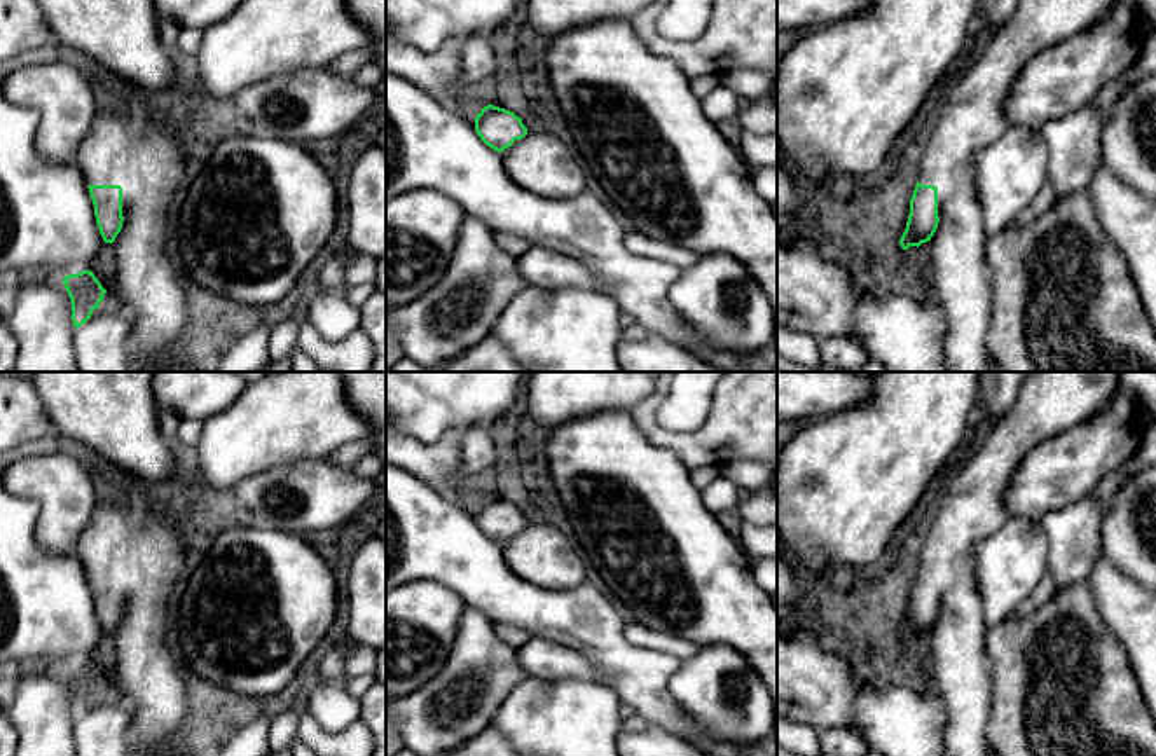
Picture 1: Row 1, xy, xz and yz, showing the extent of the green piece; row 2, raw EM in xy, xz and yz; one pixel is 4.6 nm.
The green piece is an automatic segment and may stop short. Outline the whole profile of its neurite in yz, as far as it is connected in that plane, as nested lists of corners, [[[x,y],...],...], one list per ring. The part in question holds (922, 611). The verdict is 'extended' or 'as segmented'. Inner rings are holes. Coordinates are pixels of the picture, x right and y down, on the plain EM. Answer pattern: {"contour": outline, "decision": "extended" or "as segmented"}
{"contour": [[[1029,372],[1013,407],[994,423],[983,447],[967,456],[941,498],[920,552],[919,573],[910,590],[903,641],[927,634],[927,676],[936,702],[946,714],[945,756],[997,756],[987,739],[992,711],[992,662],[987,655],[987,625],[976,587],[973,545],[990,536],[1013,515],[1004,492],[1013,473],[1039,443],[1090,419],[1114,395],[1121,372]]], "decision": "extended"}

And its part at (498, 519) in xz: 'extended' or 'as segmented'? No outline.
extended

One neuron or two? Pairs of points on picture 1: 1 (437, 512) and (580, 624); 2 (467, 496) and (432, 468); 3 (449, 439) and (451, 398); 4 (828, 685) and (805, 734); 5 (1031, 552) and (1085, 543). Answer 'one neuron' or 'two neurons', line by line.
1: one neuron
2: one neuron
3: two neurons
4: two neurons
5: two neurons

